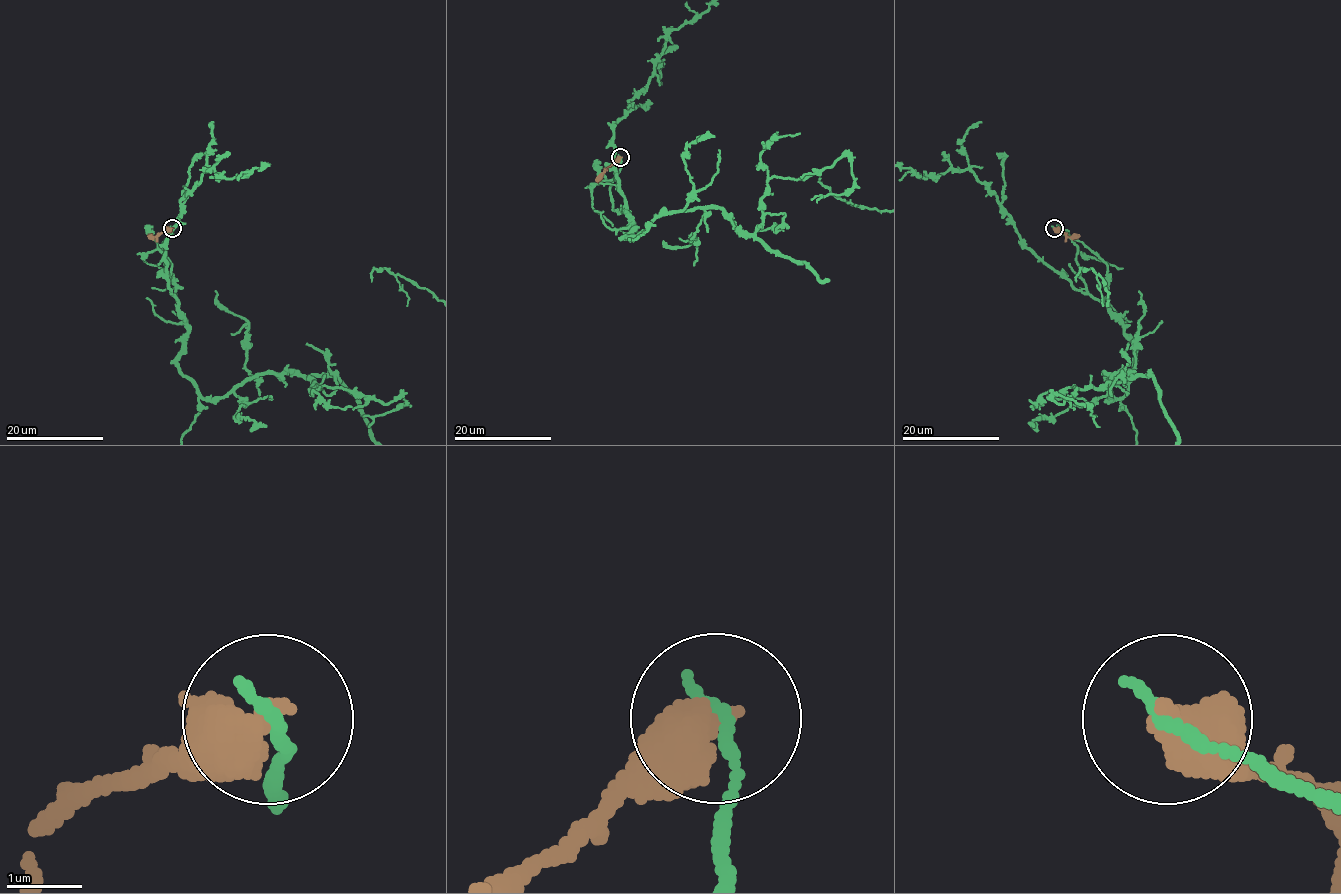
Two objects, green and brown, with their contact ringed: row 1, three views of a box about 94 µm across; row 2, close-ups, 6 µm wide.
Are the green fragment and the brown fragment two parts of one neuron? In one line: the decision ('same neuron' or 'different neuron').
different neuron

